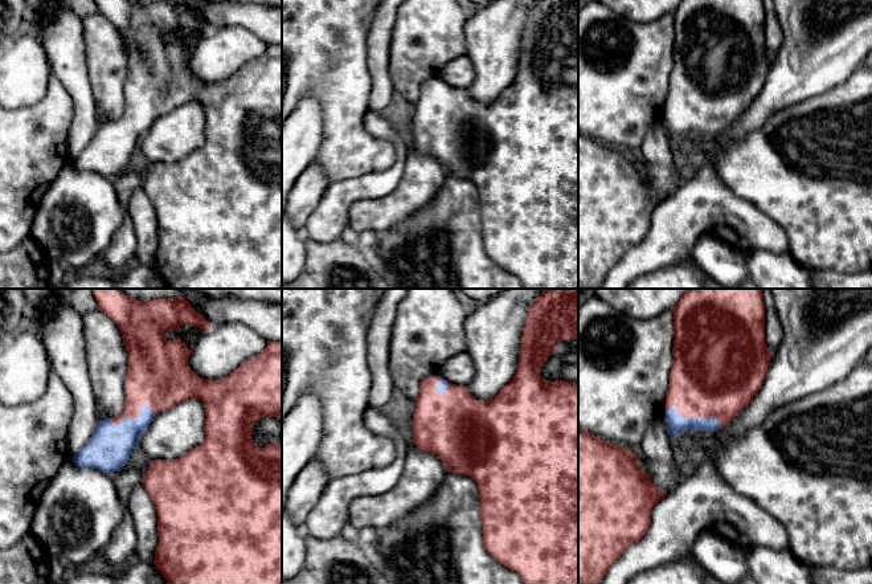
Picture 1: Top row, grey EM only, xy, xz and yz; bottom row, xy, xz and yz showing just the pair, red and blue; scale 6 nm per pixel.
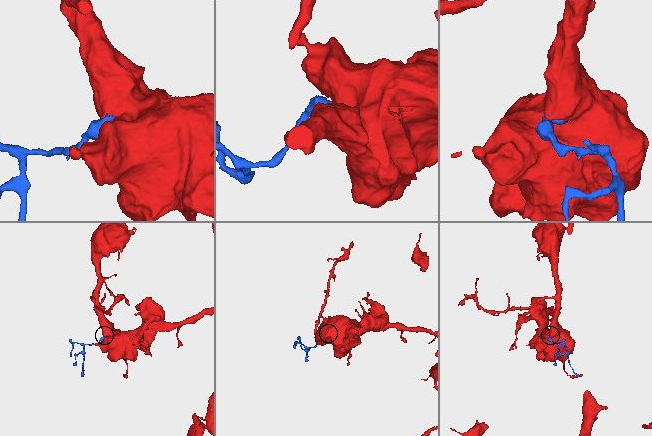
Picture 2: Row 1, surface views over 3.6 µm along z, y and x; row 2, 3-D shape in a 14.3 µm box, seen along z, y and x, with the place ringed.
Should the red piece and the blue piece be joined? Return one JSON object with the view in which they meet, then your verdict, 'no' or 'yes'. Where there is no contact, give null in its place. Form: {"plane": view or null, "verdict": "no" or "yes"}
{"plane": "xy", "verdict": "yes"}

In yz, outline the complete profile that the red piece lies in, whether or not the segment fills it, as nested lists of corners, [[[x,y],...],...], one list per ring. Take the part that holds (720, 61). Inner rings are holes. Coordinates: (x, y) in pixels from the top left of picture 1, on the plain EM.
[[[681,0],[674,11],[674,40],[674,65],[664,109],[670,140],[676,142],[688,132],[717,134],[725,130],[750,107],[770,69],[762,0]]]

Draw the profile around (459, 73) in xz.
[[[467,56],[446,64],[439,72],[438,79],[451,87],[466,89],[475,79],[474,66]]]

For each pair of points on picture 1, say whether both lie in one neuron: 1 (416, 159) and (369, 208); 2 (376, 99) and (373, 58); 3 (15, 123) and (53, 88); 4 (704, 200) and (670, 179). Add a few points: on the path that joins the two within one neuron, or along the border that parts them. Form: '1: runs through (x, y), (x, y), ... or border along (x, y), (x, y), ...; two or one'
1: runs through (416, 176), (416, 180), (387, 208); one
2: runs through (379, 89), (379, 69); one
3: runs through (27, 123), (52, 99); one
4: border along (683, 183), (667, 197); two

